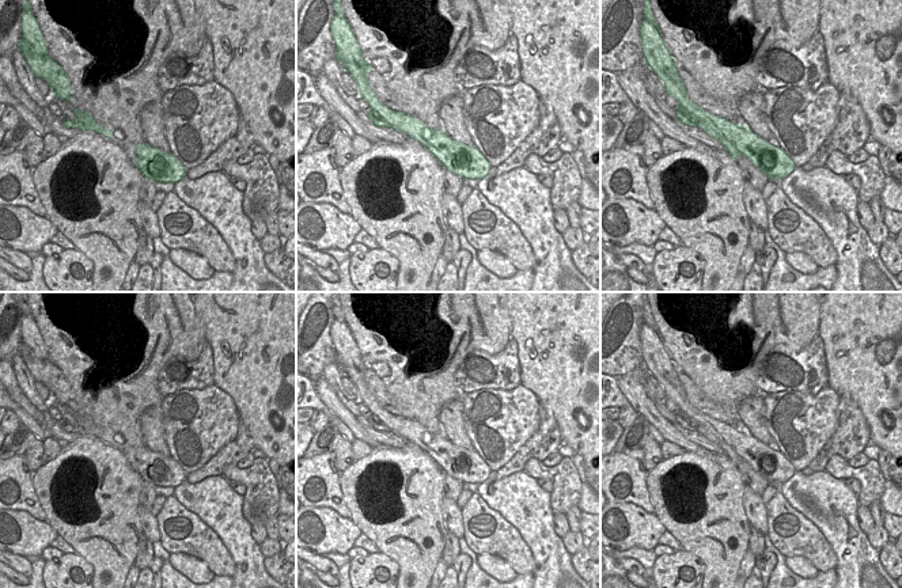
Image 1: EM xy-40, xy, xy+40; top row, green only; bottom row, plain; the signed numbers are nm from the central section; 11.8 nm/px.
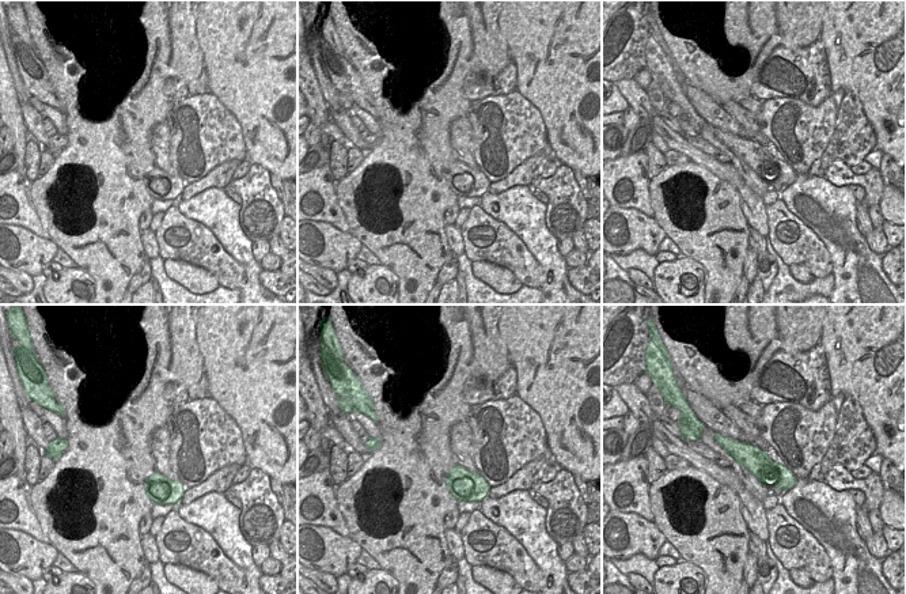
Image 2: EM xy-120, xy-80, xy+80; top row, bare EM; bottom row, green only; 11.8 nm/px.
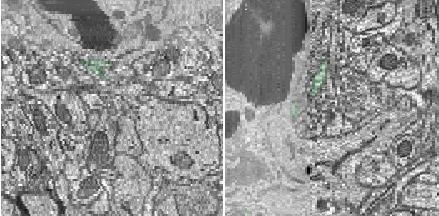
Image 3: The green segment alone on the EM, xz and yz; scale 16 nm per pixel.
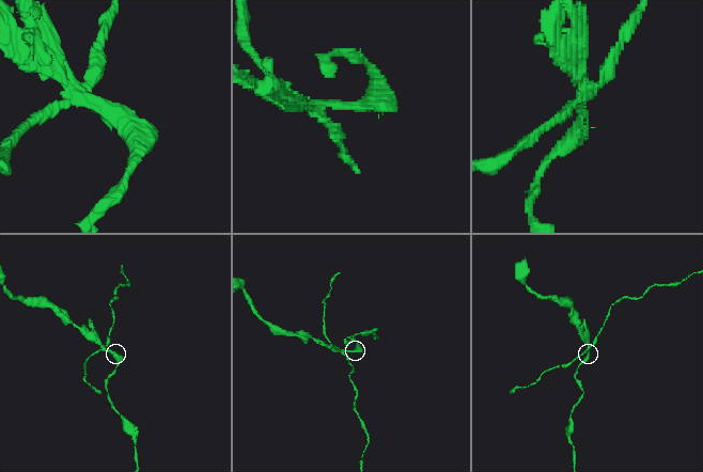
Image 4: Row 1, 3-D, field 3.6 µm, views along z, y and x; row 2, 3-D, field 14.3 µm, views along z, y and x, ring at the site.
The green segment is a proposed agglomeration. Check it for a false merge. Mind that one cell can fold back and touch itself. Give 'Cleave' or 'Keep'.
Cleave.

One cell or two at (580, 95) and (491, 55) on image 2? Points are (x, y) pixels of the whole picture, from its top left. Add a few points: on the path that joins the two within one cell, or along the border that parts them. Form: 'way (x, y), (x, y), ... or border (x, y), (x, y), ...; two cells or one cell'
border (499, 30), (507, 44), (511, 60); two cells

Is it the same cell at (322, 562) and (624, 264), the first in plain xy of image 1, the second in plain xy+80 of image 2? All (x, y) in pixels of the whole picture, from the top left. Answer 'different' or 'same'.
different

